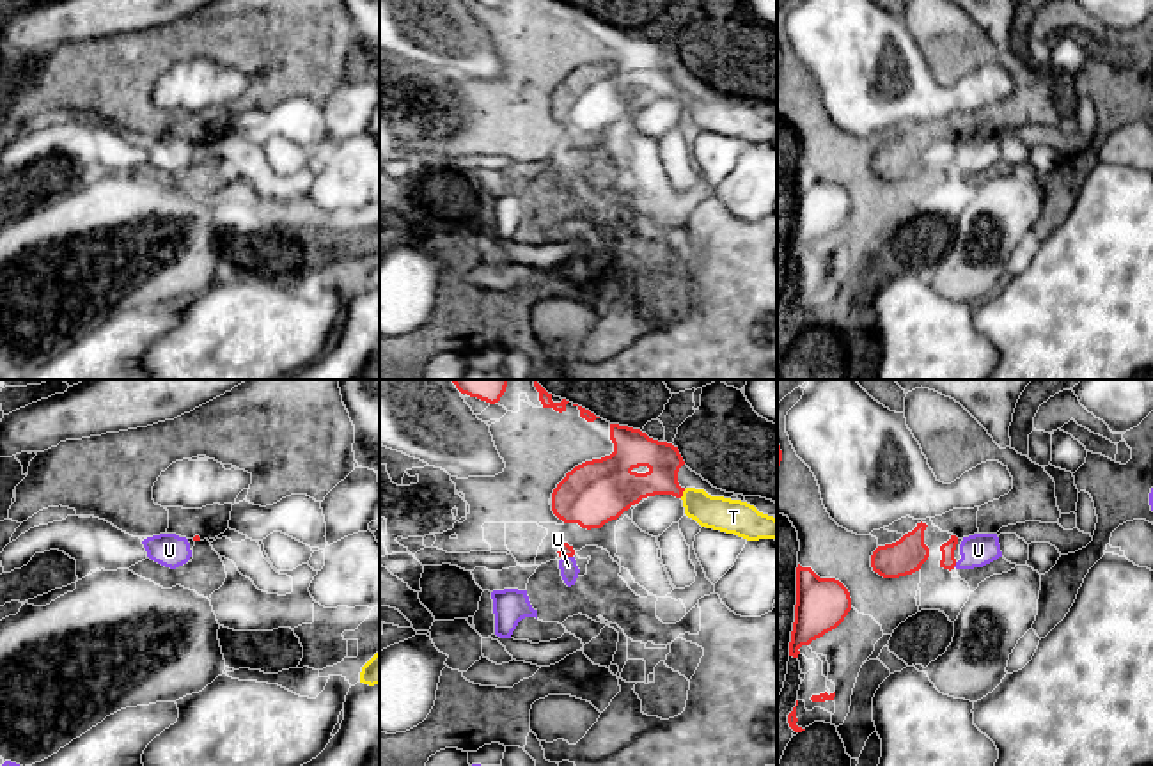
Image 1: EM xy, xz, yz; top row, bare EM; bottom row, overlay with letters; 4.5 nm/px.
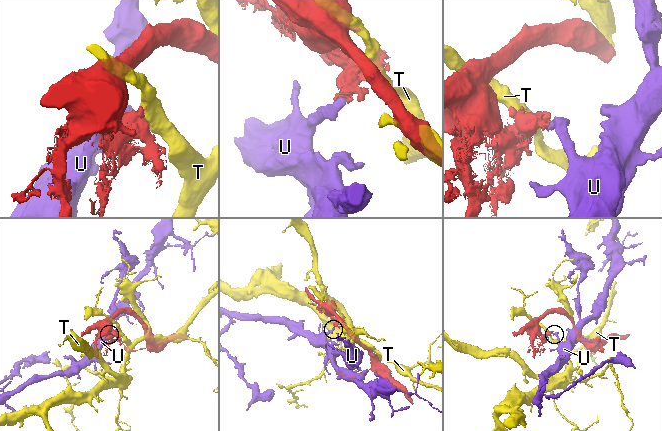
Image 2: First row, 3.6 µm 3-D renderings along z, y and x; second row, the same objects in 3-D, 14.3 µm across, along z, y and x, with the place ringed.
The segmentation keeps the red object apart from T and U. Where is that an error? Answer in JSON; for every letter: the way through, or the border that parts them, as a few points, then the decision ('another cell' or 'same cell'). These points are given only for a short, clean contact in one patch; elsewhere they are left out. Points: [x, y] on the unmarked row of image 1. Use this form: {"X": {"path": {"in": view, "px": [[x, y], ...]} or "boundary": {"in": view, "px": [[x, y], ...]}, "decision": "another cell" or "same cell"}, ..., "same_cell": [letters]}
{"T": {"decision": "another cell"}, "U": {"boundary": {"in": "xz", "px": [[566, 158], [572, 160]]}, "decision": "another cell"}, "same_cell": []}

